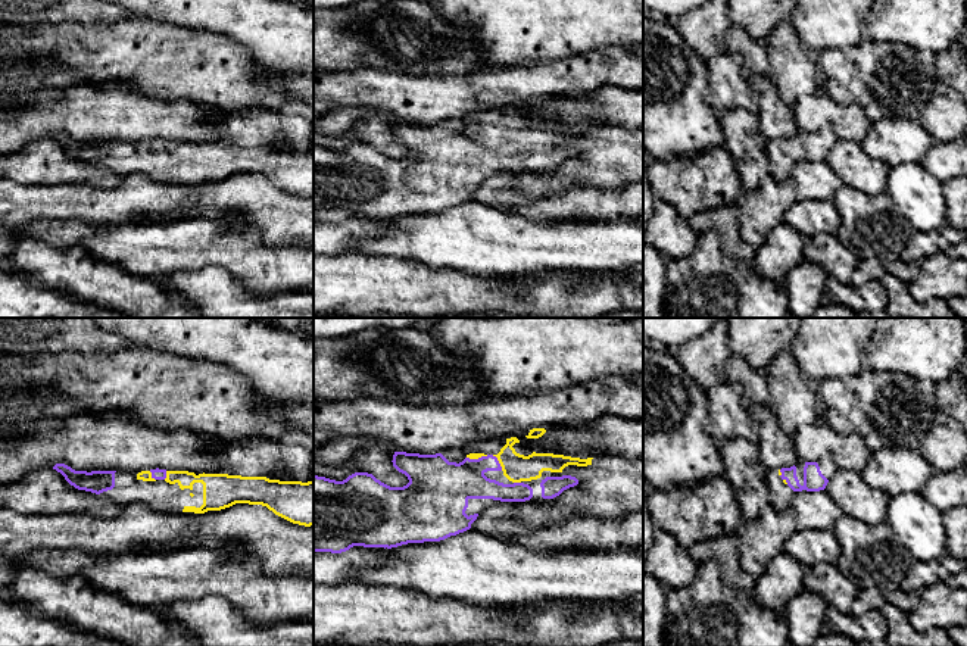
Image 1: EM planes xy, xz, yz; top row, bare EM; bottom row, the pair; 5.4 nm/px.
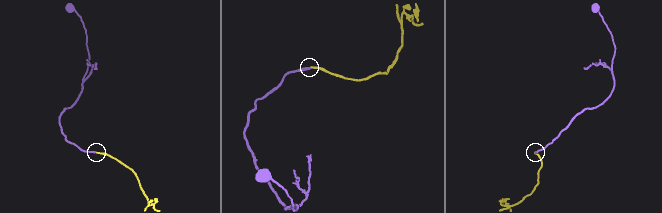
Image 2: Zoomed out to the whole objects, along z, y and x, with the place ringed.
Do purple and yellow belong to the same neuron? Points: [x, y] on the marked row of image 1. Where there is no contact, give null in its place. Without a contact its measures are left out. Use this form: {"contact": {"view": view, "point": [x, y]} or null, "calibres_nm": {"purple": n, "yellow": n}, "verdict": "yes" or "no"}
{"contact": {"view": "xz", "point": [498, 462]}, "calibres_nm": {"purple": 200, "yellow": 150}, "verdict": "yes"}

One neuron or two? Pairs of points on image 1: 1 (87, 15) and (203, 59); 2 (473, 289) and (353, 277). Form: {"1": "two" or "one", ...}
{"1": "two", "2": "one"}

